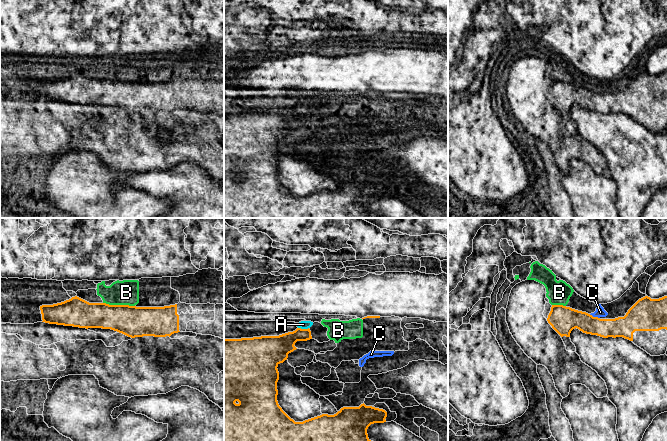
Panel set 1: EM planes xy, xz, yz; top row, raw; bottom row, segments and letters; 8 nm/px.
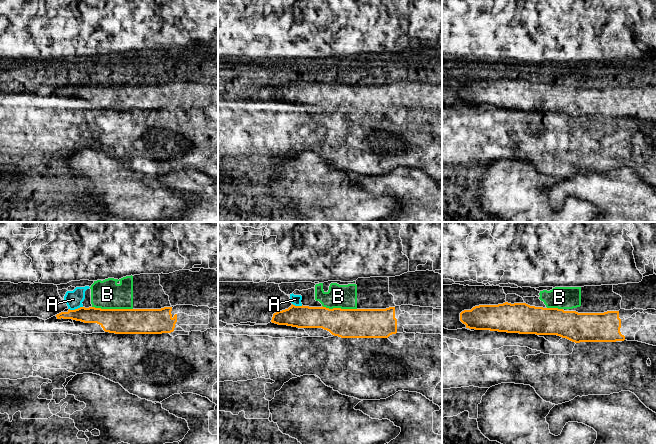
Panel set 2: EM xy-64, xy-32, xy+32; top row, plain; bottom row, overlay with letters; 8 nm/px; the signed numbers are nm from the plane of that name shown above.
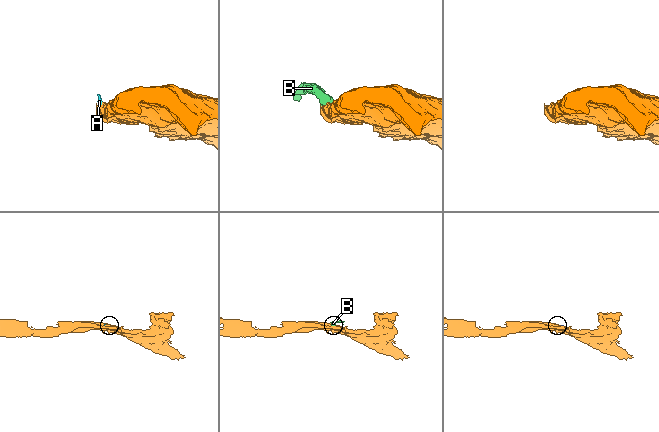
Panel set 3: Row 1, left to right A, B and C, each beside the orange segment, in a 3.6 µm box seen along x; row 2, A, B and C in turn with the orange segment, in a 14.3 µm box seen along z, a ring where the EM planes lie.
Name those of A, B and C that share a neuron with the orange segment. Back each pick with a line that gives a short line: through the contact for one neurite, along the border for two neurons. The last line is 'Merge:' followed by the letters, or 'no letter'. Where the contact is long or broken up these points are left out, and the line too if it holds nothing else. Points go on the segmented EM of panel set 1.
Merge: no letter

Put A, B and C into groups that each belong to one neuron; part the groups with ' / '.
A B C

